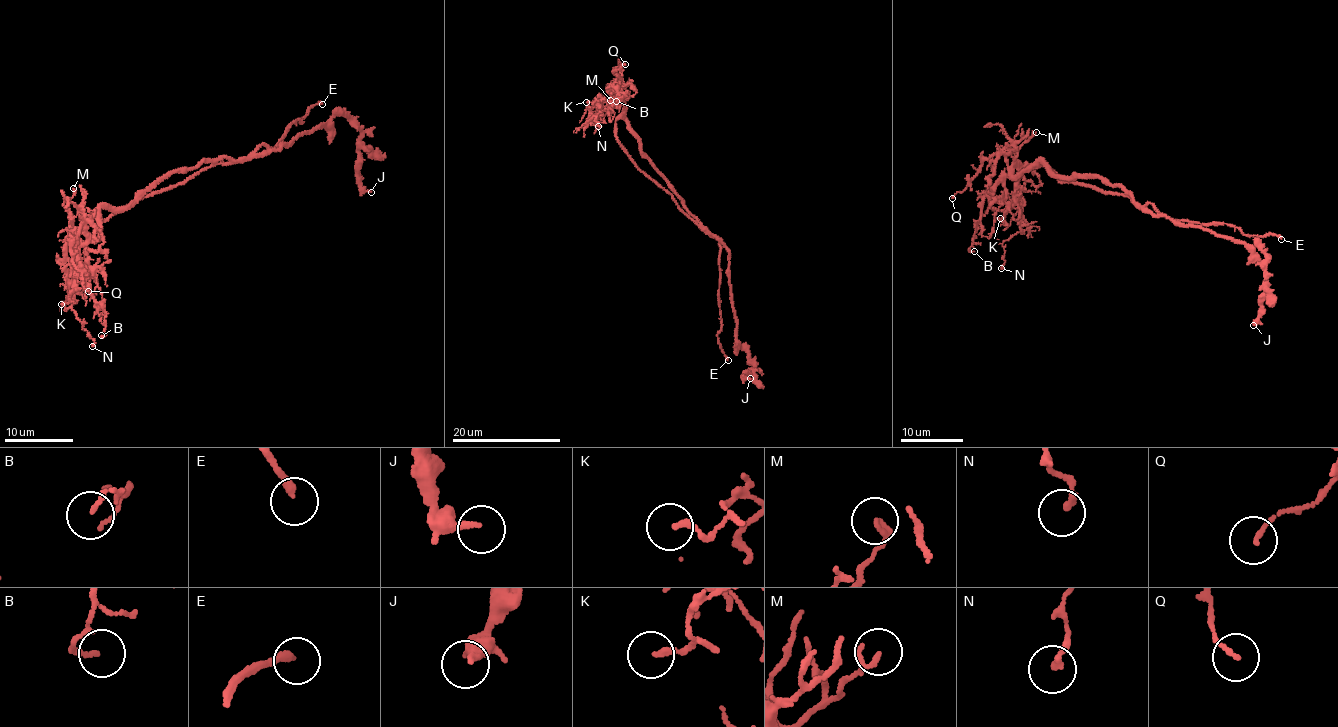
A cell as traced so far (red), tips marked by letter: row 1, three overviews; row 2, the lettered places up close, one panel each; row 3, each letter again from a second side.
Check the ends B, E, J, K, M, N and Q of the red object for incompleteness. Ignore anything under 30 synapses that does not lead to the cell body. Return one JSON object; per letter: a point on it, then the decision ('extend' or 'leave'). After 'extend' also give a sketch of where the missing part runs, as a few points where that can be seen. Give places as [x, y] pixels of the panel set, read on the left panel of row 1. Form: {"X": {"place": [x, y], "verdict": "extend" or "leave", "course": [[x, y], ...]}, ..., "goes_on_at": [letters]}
{"B": {"place": [101, 335], "verdict": "leave"}, "E": {"place": [322, 104], "verdict": "extend", "course": [[322, 104], [336, 93], [348, 92], [362, 102], [336, 106], [303, 100]]}, "J": {"place": [371, 192], "verdict": "leave"}, "K": {"place": [61, 304], "verdict": "leave"}, "M": {"place": [73, 188], "verdict": "leave"}, "N": {"place": [92, 346], "verdict": "leave"}, "Q": {"place": [88, 291], "verdict": "leave"}, "goes_on_at": ["E"]}

